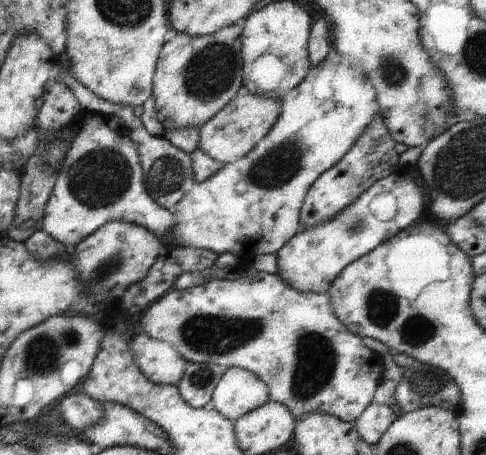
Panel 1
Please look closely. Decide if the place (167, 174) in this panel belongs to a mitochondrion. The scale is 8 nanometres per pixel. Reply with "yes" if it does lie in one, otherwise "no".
yes

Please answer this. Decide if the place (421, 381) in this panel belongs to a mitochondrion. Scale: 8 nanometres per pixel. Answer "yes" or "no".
yes

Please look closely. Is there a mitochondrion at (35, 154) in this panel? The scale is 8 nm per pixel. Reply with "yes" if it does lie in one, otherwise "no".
no

